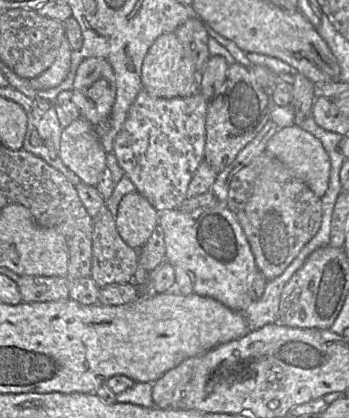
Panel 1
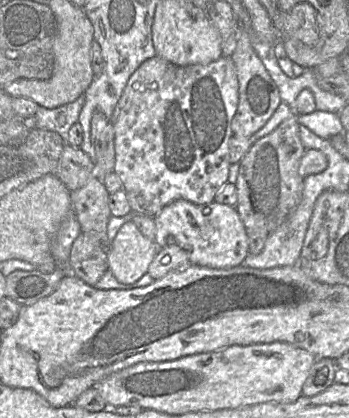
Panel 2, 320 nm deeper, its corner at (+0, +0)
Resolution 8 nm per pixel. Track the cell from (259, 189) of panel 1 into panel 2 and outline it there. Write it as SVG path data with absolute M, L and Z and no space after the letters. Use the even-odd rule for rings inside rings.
M293 114L273 132L256 141L239 162L235 208L246 230L274 232L292 215L301 200L304 179L298 170L306 149L300 139L297 116Z

